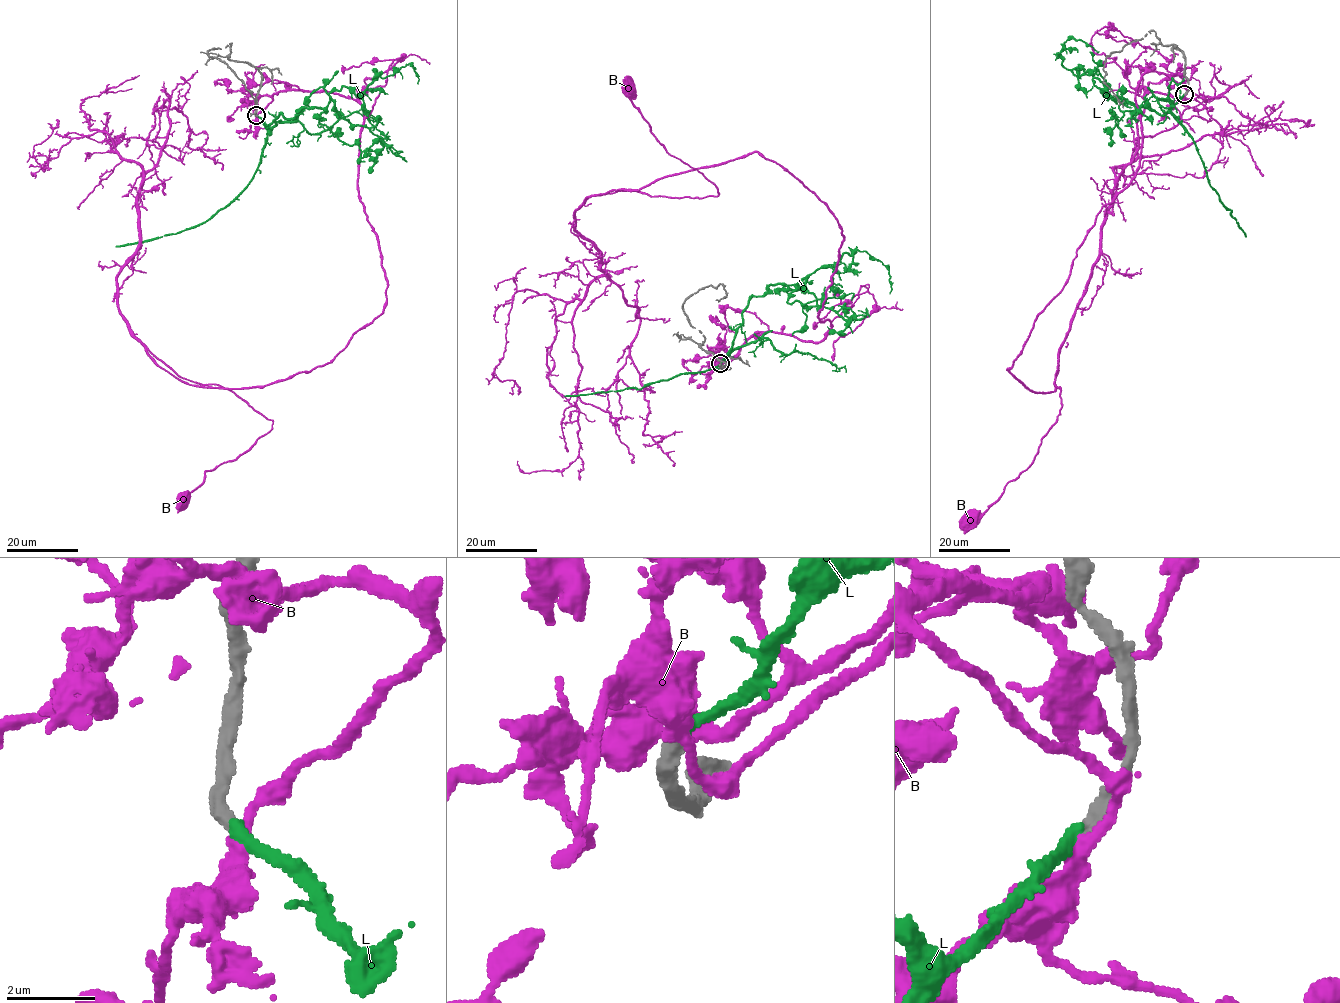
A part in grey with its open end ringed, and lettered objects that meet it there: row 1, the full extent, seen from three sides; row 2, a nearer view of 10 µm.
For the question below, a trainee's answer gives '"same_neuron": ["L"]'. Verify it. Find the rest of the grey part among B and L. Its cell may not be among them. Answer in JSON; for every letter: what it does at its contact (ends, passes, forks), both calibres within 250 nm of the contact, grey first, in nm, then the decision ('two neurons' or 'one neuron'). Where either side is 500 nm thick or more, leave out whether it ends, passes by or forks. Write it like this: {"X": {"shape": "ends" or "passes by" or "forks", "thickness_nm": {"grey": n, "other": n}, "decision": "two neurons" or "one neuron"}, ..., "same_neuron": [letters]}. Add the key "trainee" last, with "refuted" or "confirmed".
{"B": {"shape": "passes by", "thickness_nm": {"grey": 380, "other": 300}, "decision": "two neurons"}, "L": {"shape": "ends", "thickness_nm": {"grey": 400, "other": 280}, "decision": "one neuron"}, "same_neuron": ["L"], "trainee": "confirmed"}

